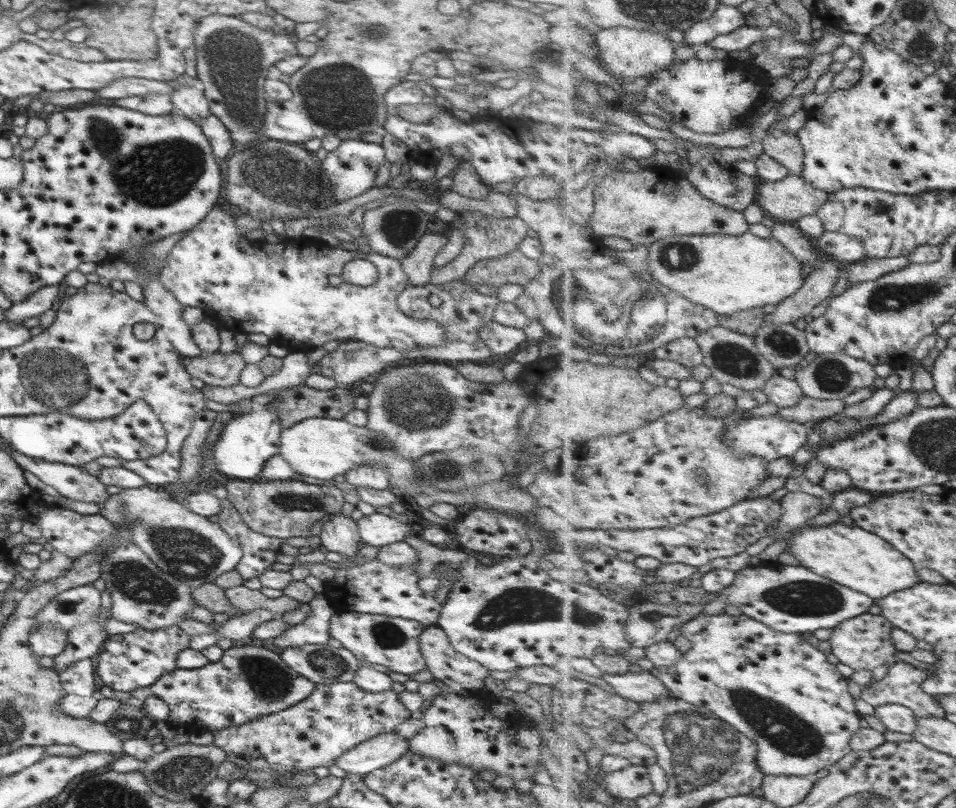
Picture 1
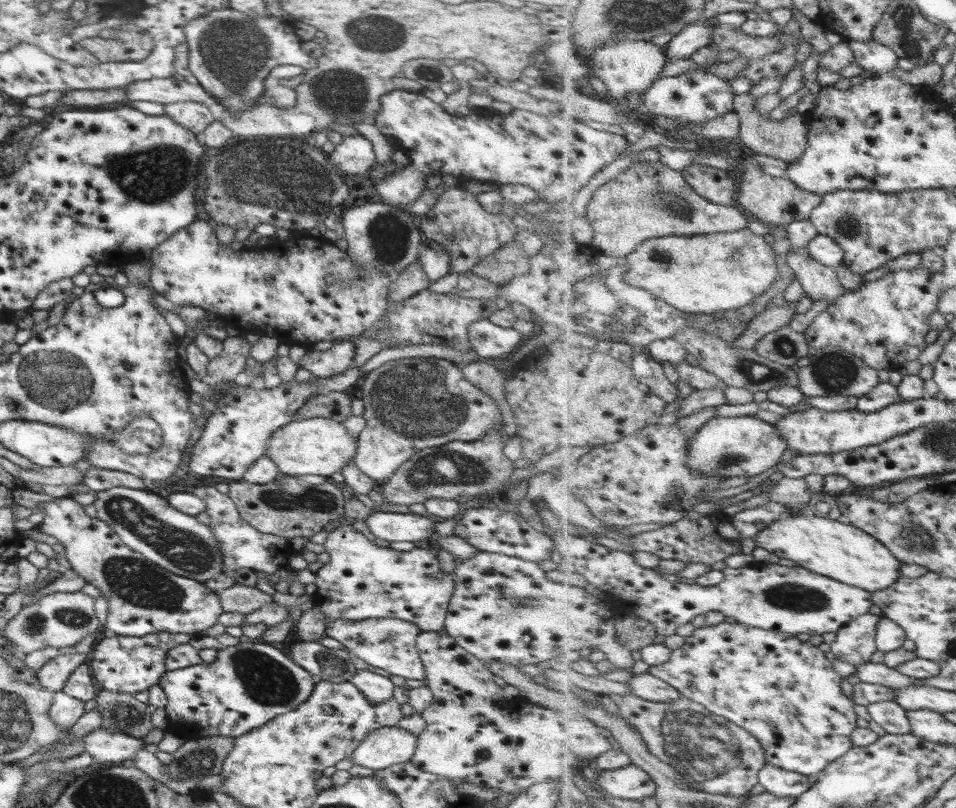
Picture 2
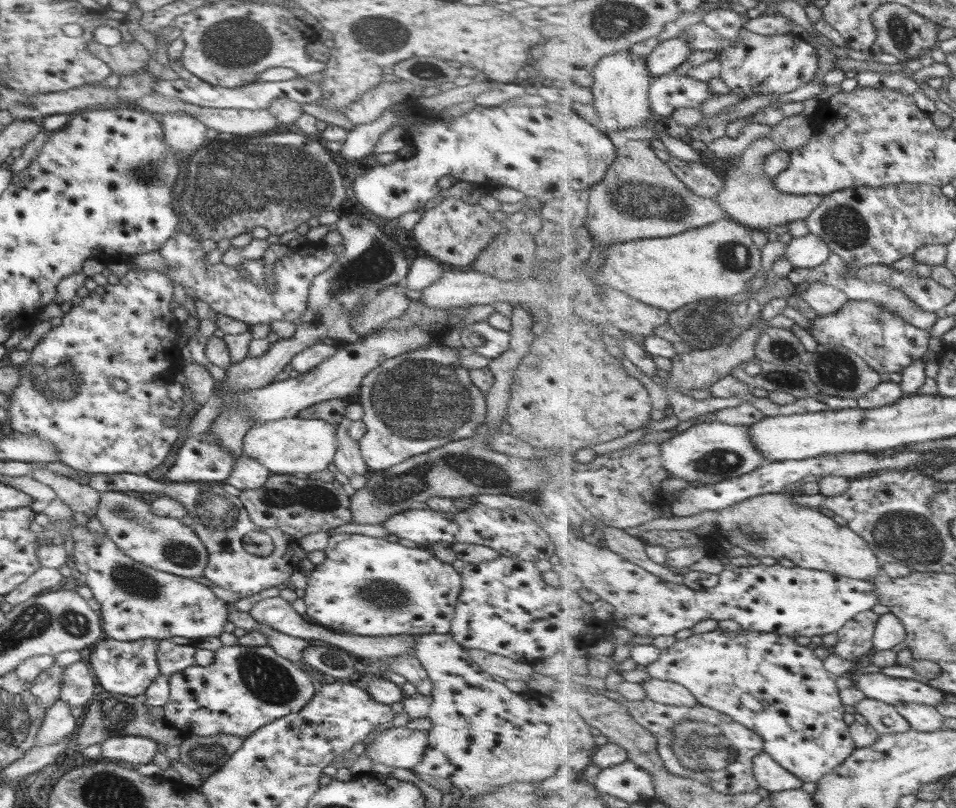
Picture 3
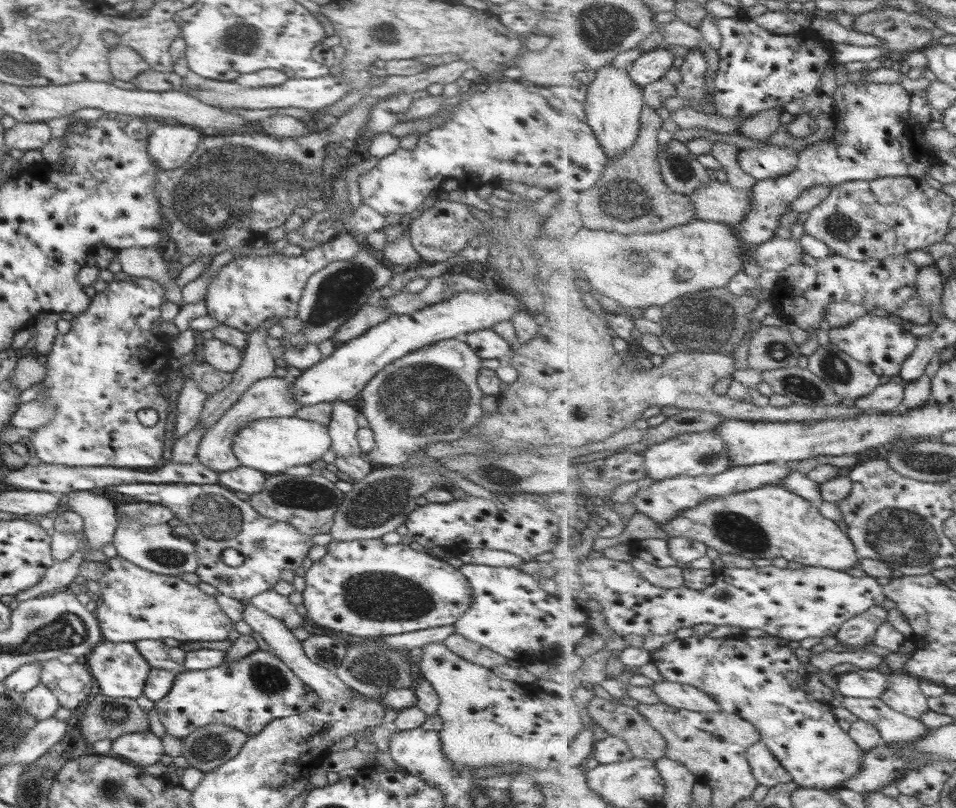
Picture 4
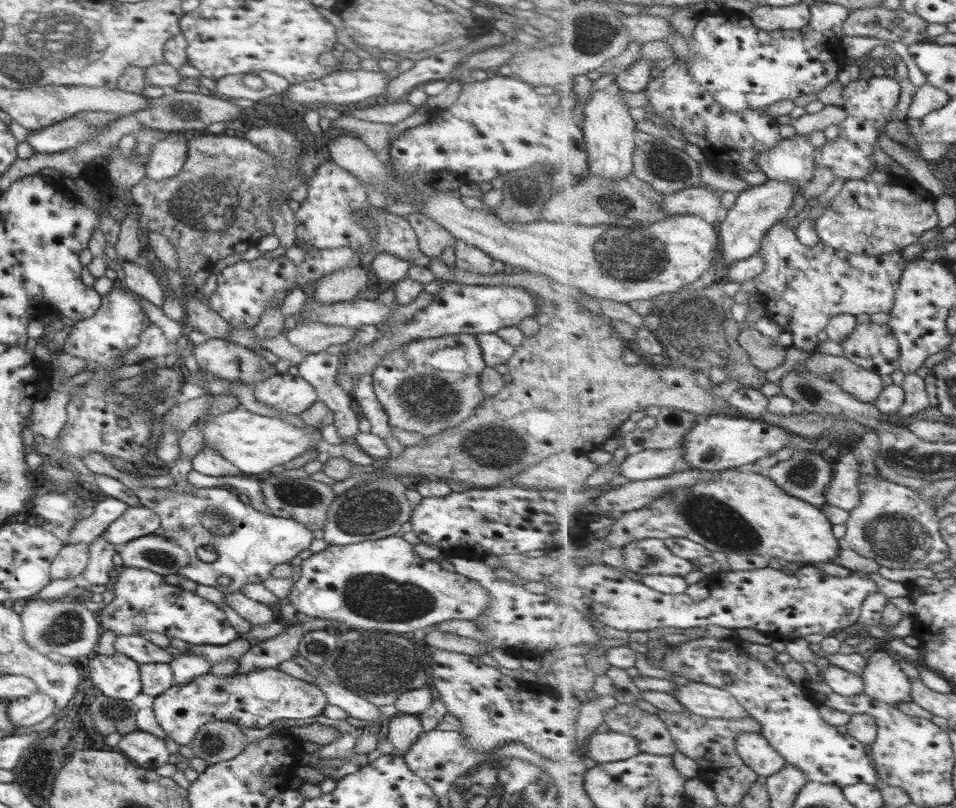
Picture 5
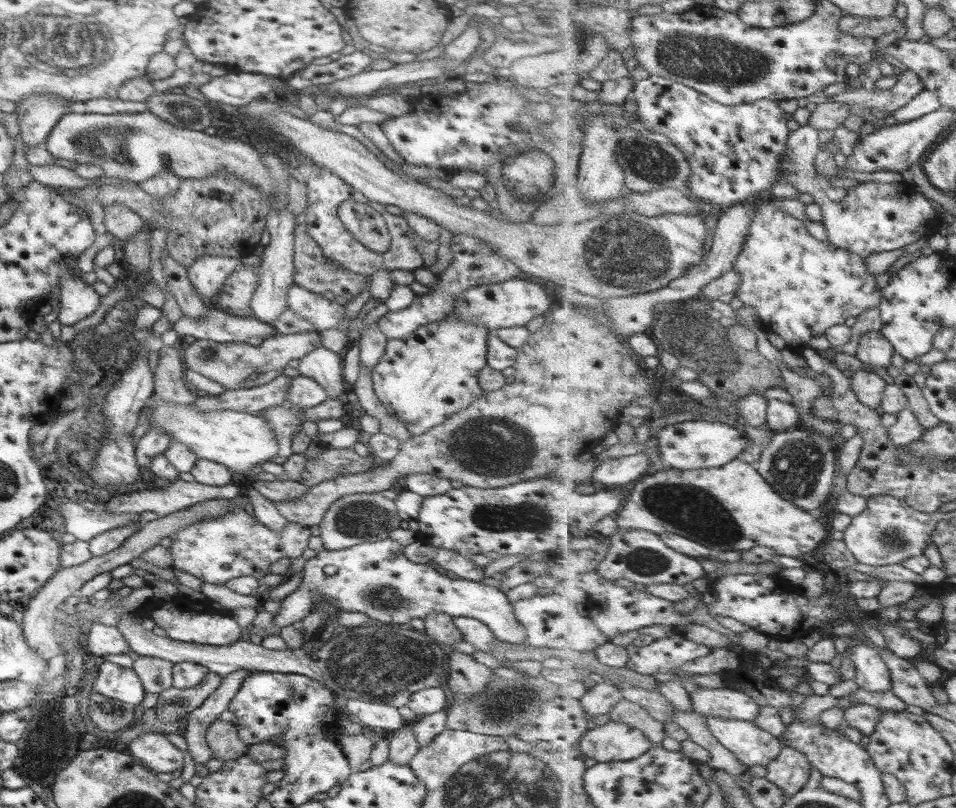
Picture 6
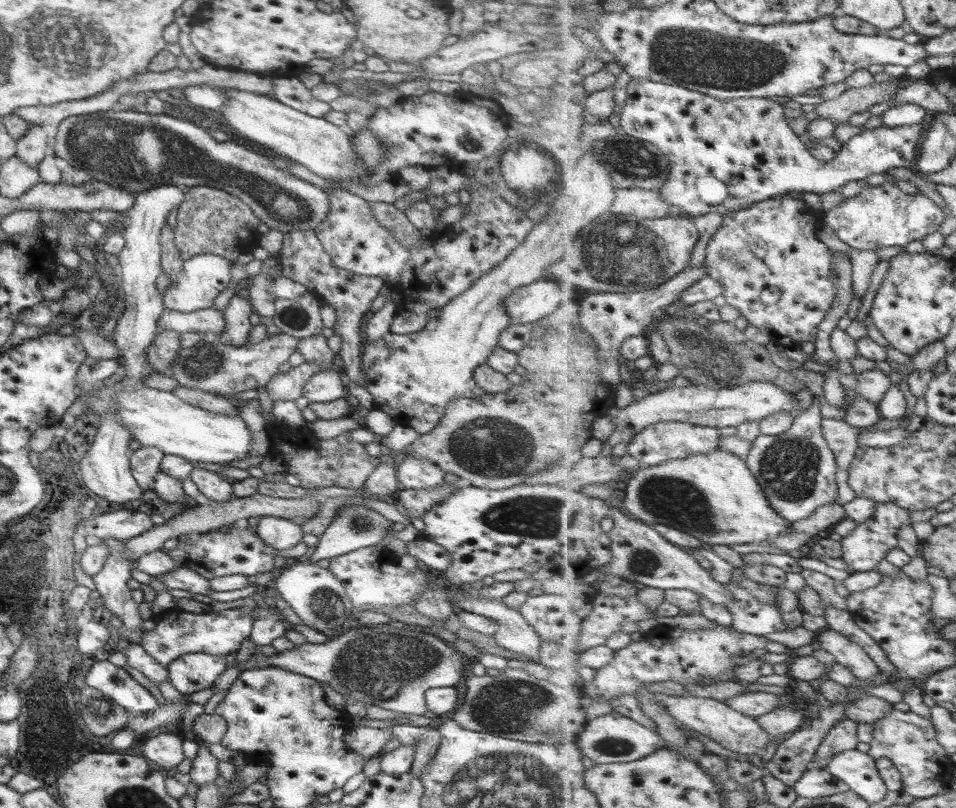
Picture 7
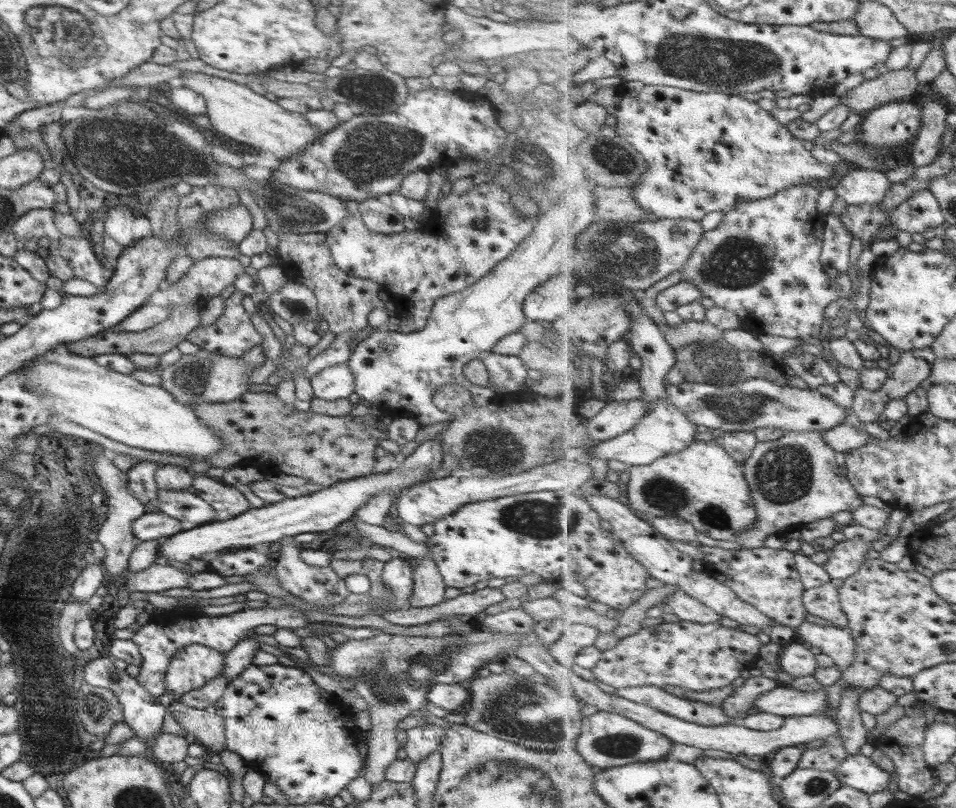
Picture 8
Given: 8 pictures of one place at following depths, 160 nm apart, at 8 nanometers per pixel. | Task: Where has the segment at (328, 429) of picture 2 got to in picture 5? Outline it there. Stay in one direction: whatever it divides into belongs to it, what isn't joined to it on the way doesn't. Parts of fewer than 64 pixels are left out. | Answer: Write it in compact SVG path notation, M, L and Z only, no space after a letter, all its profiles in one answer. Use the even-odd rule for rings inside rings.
M240 406L202 422L200 429L204 438L203 447L215 449L216 453L234 464L241 473L256 477L268 475L273 466L303 456L310 448L315 449L321 438L318 429L309 426L296 427L275 417L251 414Z

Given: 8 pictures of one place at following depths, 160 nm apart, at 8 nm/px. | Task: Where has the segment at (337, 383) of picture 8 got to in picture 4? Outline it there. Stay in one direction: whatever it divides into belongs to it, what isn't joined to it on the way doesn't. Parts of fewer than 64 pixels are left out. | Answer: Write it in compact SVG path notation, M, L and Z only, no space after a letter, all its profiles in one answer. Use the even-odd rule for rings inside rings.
M271 377L260 378L256 380L229 406L229 410L223 412L223 415L219 416L217 420L212 422L209 428L206 428L202 434L200 443L195 458L204 465L207 465L215 472L221 473L240 465L237 457L232 451L232 442L234 434L241 430L244 424L249 424L259 418L273 418L273 417L291 417L301 405L297 401L293 400L293 397L289 395L288 384L291 382L289 377Z

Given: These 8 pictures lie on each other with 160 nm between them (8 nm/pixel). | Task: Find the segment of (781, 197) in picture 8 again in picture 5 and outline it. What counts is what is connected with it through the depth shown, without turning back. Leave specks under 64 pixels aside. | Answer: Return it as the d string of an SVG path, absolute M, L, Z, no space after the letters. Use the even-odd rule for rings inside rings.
M782 220L768 231L768 236L762 242L759 254L765 258L765 271L754 280L761 302L768 308L768 315L775 324L779 324L784 332L793 336L794 348L815 352L819 346L819 332L828 329L829 322L839 314L873 315L876 313L889 314L895 305L897 290L901 277L908 262L901 251L880 256L865 256L850 254L845 250L836 250L821 241L815 246L805 246L797 236L796 228L785 225Z

